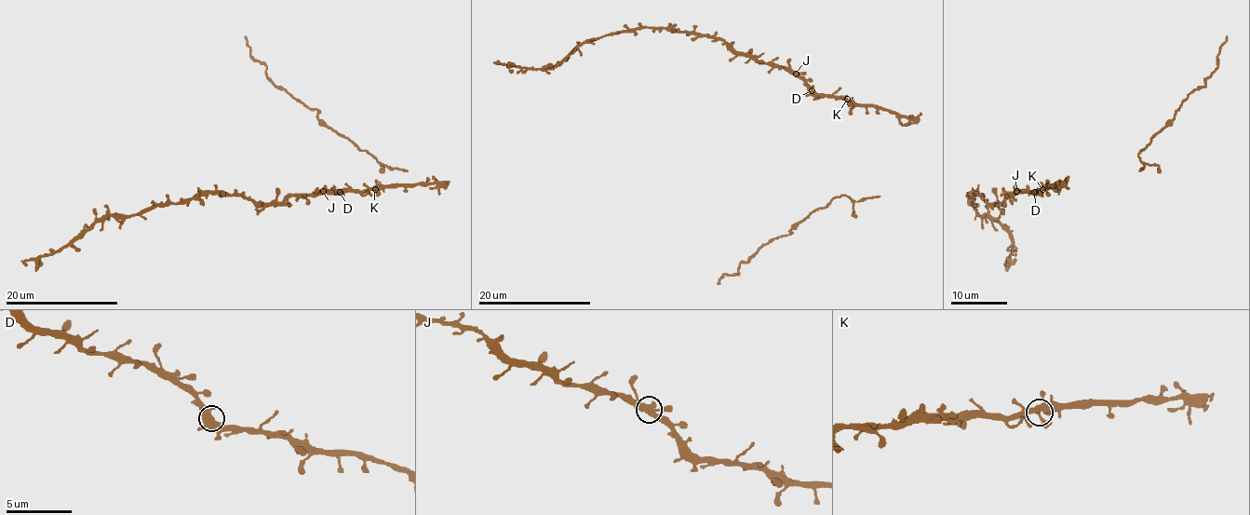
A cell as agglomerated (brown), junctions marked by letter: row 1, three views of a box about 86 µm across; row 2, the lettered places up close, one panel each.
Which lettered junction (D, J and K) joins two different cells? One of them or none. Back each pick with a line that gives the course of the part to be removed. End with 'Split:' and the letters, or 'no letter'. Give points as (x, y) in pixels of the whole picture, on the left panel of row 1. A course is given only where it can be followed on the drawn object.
Split: no letter

